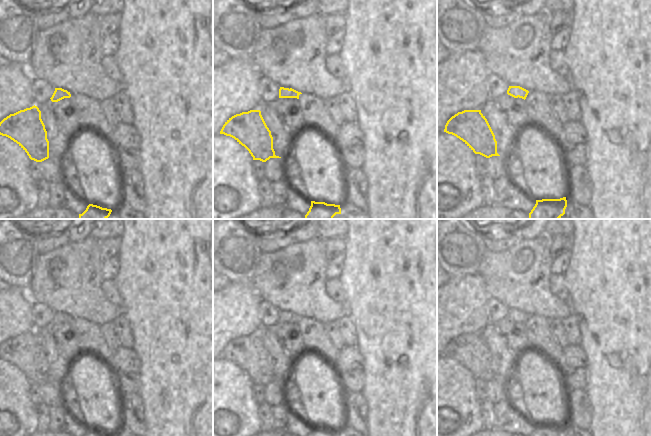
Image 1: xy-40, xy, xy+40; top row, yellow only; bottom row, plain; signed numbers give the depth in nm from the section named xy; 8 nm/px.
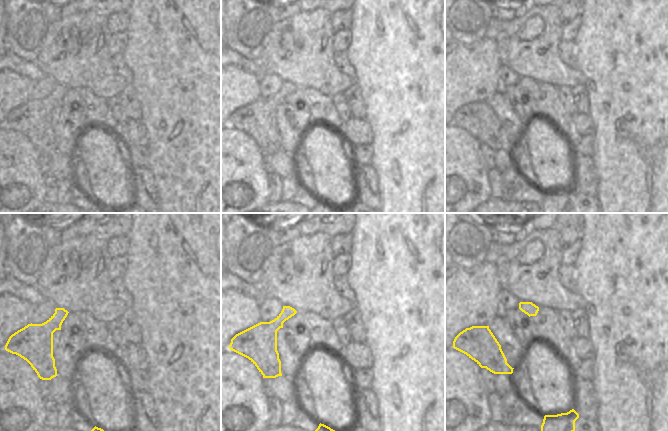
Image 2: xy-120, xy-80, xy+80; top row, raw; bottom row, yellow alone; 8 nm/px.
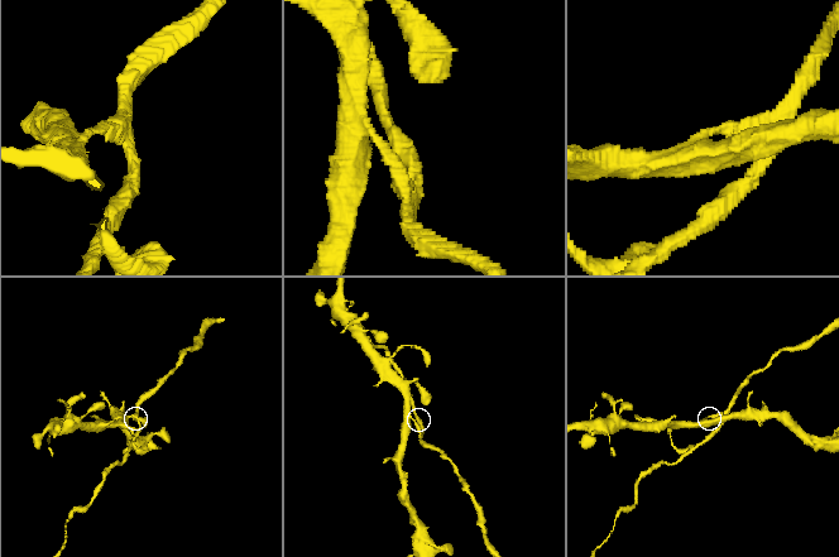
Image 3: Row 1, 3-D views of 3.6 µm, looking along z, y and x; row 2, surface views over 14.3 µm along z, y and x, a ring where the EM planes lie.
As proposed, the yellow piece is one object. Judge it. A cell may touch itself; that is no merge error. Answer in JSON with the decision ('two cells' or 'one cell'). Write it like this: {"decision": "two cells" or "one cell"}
{"decision": "two cells"}

